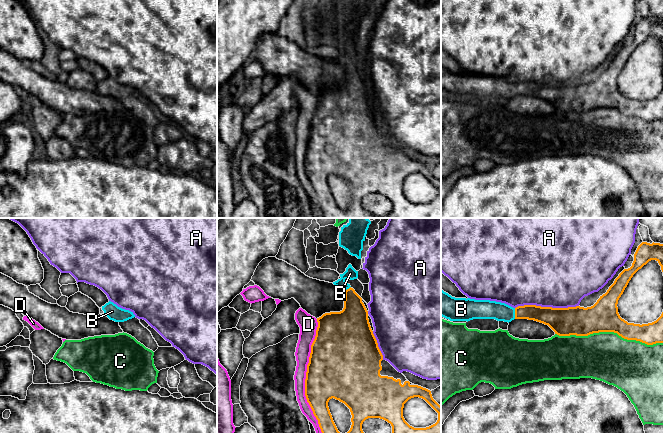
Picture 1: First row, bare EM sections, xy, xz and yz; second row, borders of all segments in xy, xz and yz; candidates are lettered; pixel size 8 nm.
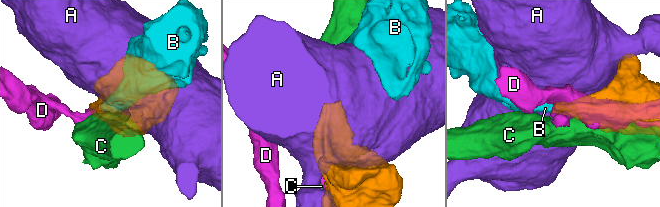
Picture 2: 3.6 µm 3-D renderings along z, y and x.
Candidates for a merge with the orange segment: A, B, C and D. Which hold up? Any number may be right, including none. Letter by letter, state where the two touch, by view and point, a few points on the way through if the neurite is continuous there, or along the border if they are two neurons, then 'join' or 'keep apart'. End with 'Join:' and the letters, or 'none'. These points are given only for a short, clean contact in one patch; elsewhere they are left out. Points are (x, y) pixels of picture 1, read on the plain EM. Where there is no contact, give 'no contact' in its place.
A: contact yz (546, 83); keep apart
B: contact yz (515, 89); way yz (546, 91), (515, 89), (485, 85); join
C: contact yz (609, 107); keep apart
D: contact xz (305, 156); keep apart
Join: B

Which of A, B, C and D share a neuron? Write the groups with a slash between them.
A / B / C / D

